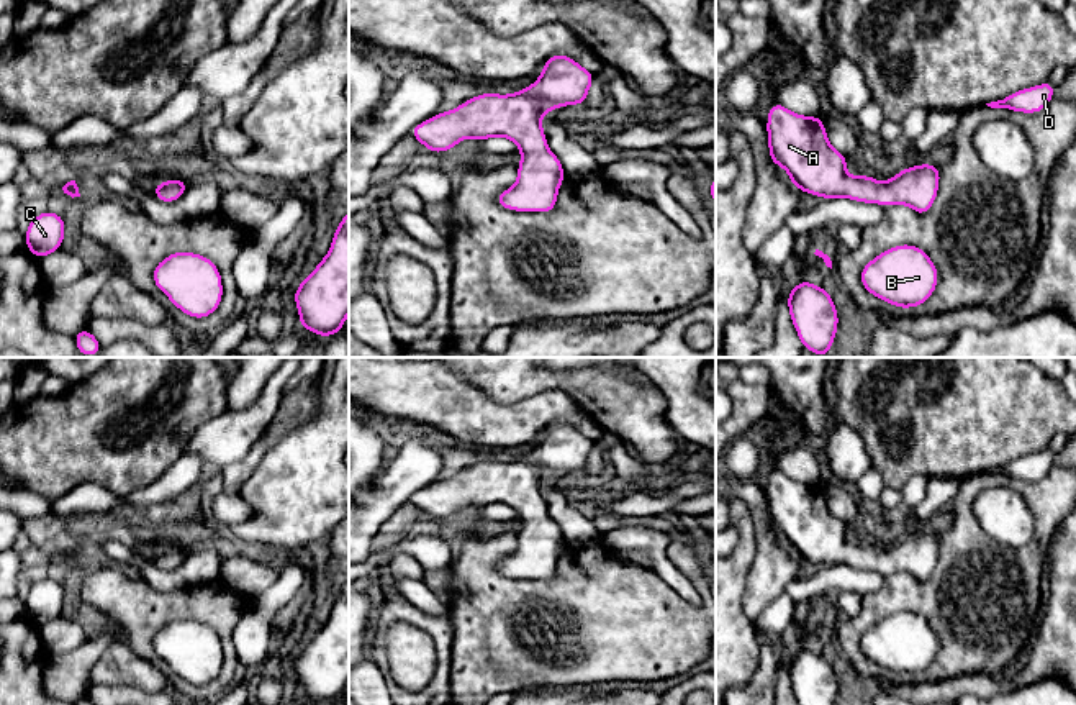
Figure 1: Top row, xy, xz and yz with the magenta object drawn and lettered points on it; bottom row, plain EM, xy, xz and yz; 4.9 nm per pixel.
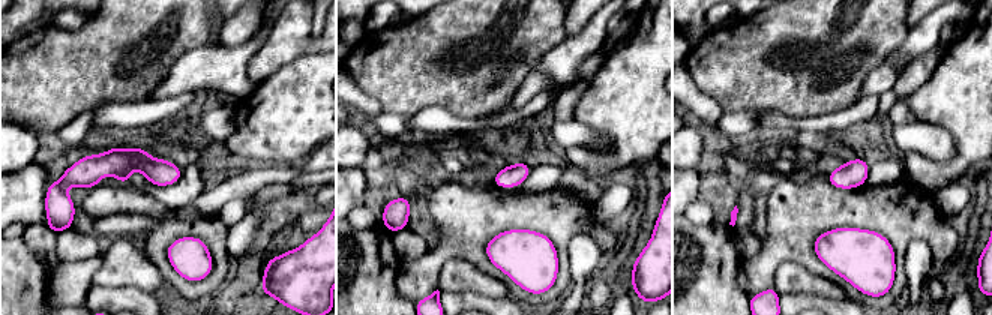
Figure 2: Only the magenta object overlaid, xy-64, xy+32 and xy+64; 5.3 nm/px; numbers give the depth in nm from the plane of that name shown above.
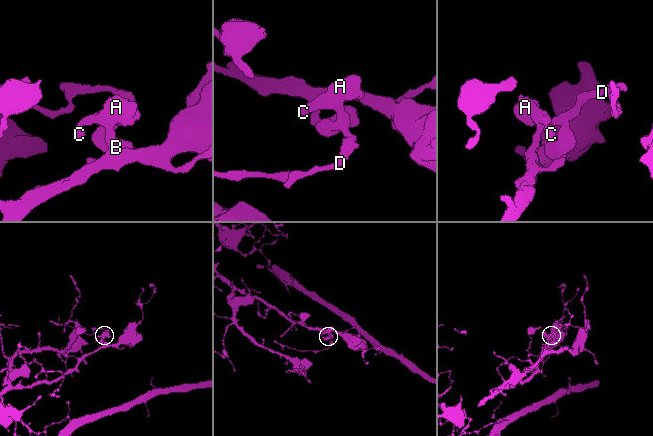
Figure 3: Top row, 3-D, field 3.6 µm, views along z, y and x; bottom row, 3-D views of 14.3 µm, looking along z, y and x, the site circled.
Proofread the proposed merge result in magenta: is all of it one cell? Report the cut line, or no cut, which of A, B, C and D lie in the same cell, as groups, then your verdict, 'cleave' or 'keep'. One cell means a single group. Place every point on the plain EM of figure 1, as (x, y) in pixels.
no cut; A B C D; keep

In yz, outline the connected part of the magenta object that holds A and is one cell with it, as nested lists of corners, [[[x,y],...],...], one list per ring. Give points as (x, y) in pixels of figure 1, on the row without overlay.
[[[775,469],[766,487],[768,520],[775,533],[789,541],[789,549],[821,566],[852,566],[884,574],[907,572],[925,582],[937,566],[938,533],[904,534],[888,549],[871,543],[848,543],[847,526],[827,507],[824,487],[796,482]]]

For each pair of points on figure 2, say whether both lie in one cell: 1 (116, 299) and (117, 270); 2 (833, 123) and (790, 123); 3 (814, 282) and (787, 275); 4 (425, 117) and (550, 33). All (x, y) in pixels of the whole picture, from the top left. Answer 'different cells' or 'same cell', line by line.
1: different cells
2: same cell
3: same cell
4: different cells

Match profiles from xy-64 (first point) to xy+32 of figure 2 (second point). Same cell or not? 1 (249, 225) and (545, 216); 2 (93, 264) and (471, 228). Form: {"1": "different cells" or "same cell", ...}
{"1": "different cells", "2": "same cell"}

